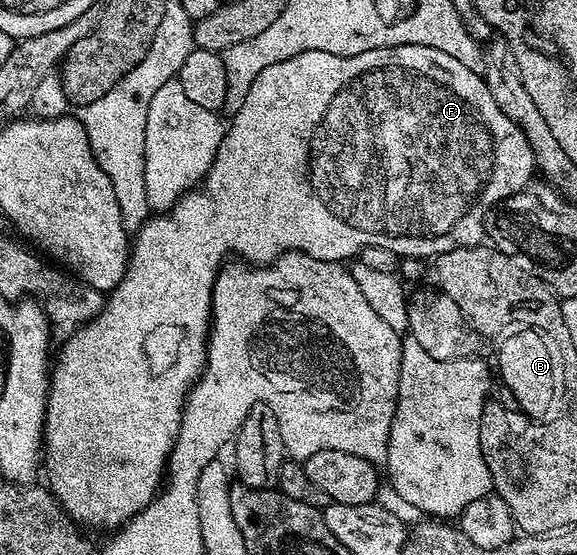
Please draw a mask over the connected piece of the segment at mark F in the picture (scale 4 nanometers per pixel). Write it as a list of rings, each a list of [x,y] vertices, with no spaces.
[[[421,44],[382,46],[348,58],[337,56],[333,52],[301,52],[301,56],[293,56],[293,60],[281,60],[281,64],[269,64],[269,68],[265,68],[265,72],[261,72],[261,76],[257,76],[257,80],[253,80],[253,88],[249,88],[249,96],[245,96],[245,104],[241,104],[241,108],[236,114],[230,115],[229,125],[223,132],[221,148],[209,168],[209,172],[203,177],[201,185],[196,189],[188,190],[170,210],[156,213],[148,218],[145,225],[139,229],[138,234],[134,235],[133,241],[130,243],[127,274],[121,280],[121,284],[117,284],[115,289],[106,295],[103,311],[92,322],[87,322],[77,333],[72,334],[70,338],[62,343],[63,351],[60,354],[58,351],[57,361],[49,374],[47,418],[43,421],[42,434],[42,441],[45,443],[45,474],[47,470],[48,476],[51,477],[51,483],[49,483],[51,493],[63,505],[63,510],[80,527],[88,528],[87,526],[92,526],[95,530],[107,530],[106,532],[118,530],[124,522],[127,522],[134,514],[139,513],[140,510],[144,510],[149,505],[164,481],[167,459],[170,458],[172,450],[175,449],[175,437],[179,434],[179,425],[183,419],[183,405],[189,400],[191,389],[200,381],[203,367],[207,364],[207,340],[211,332],[211,290],[215,286],[215,278],[219,274],[220,266],[228,261],[229,256],[234,256],[236,259],[248,264],[270,264],[276,258],[280,258],[282,254],[287,253],[288,250],[300,250],[317,260],[342,263],[347,260],[343,258],[354,259],[365,248],[376,246],[377,248],[389,248],[389,252],[403,258],[431,260],[450,250],[480,245],[484,241],[485,231],[489,226],[489,215],[494,211],[495,207],[509,196],[513,196],[527,186],[532,185],[534,178],[531,177],[536,177],[536,174],[535,157],[525,140],[525,132],[509,116],[505,116],[505,112],[501,112],[501,108],[497,108],[497,100],[493,100],[493,92],[489,92],[487,83],[483,81],[483,75],[477,72],[469,72],[469,68],[465,68],[465,64],[461,64],[461,60],[447,55],[446,52],[437,52],[437,48],[429,48]]]

